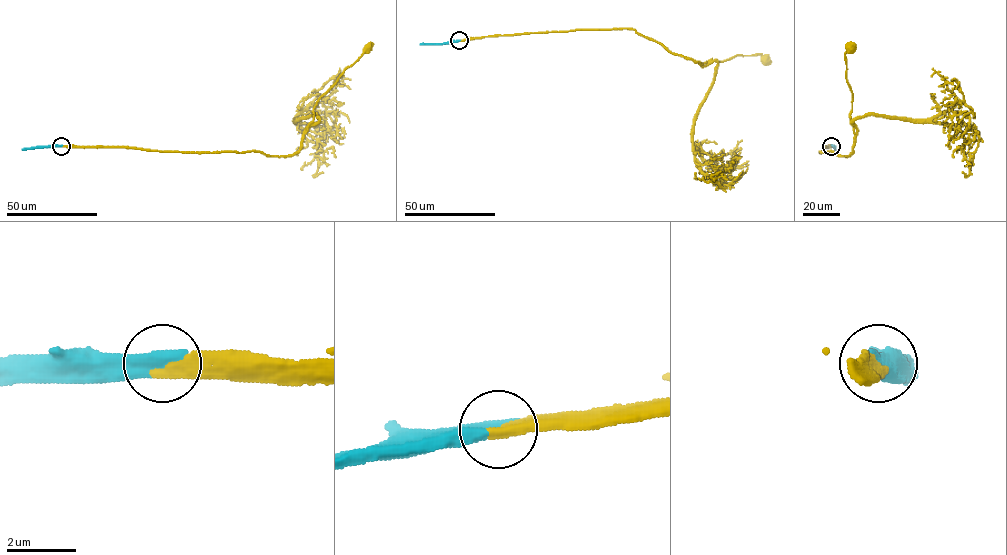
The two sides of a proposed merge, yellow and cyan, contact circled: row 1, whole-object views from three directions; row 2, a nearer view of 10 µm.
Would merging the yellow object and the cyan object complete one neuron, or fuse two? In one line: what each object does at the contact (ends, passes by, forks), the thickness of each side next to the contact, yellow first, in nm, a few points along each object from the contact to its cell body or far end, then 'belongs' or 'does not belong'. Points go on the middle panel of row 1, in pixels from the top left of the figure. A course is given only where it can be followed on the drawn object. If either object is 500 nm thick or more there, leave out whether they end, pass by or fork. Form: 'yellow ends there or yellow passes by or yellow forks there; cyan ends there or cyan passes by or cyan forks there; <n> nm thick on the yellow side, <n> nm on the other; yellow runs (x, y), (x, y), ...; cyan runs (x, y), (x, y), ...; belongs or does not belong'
yellow ends there; cyan ends there; 440 nm thick on the yellow side, 480 nm on the other; yellow runs (459, 41), (548, 31), (630, 28), (658, 41), (670, 52), (702, 64), (736, 55), (759, 54), (765, 60); cyan runs (459, 41), (420, 44); belongs

